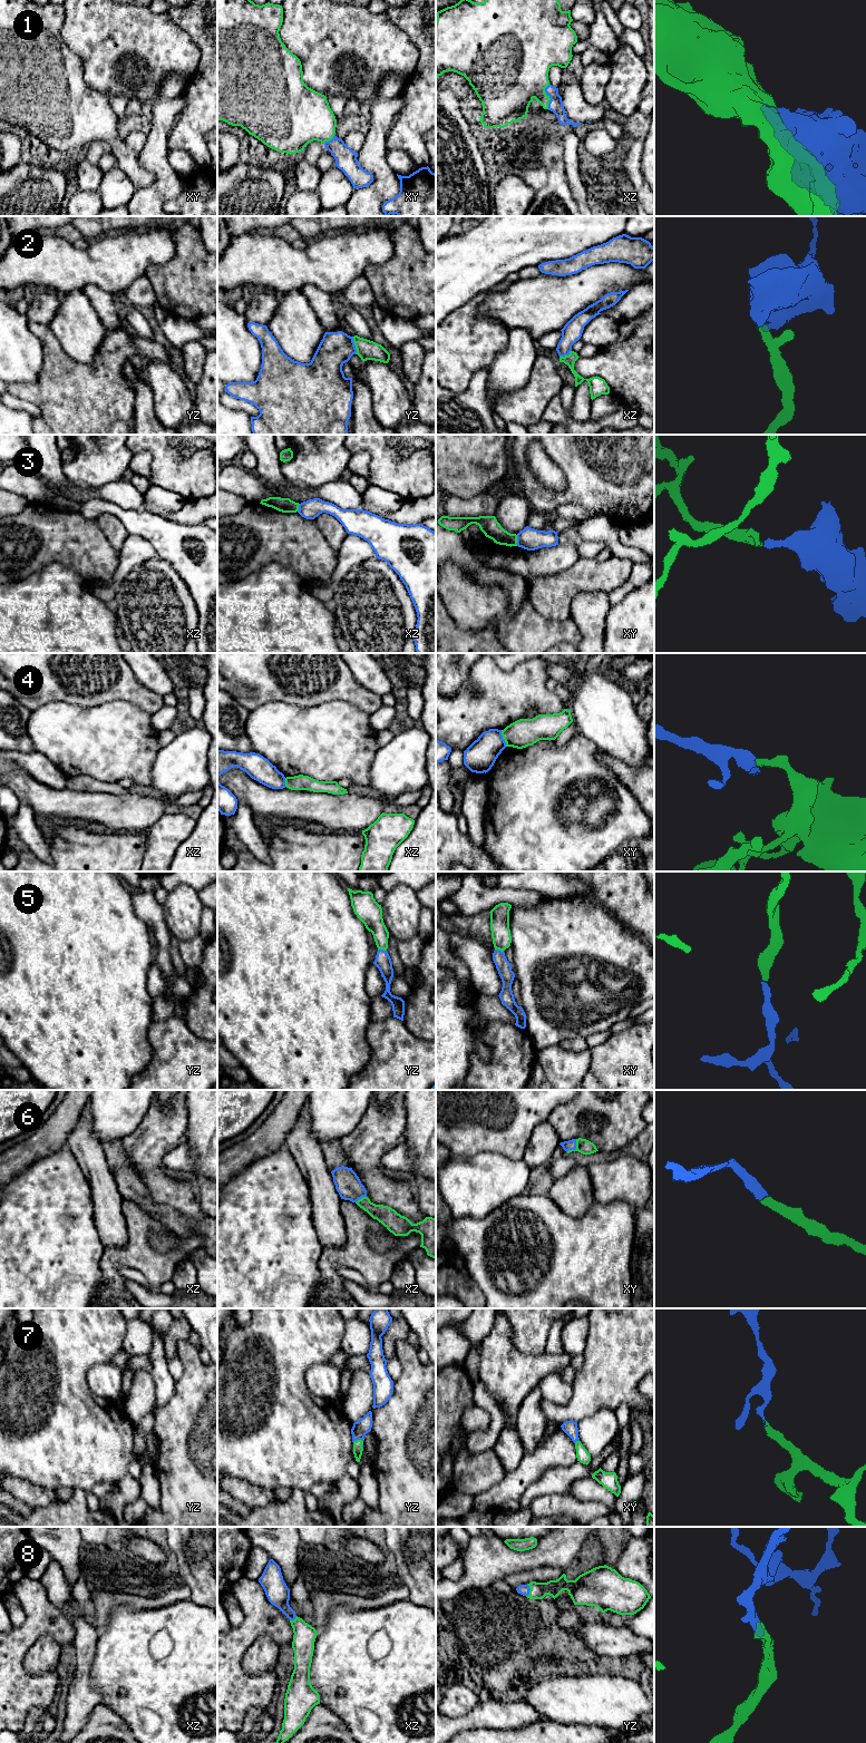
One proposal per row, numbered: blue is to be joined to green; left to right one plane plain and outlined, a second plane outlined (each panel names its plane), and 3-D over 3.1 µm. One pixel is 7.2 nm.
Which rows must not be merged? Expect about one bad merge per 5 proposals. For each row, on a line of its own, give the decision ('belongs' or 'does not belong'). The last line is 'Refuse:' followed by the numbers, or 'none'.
1: belongs
2: belongs
3: does not belong
4: does not belong
5: belongs
6: belongs
7: belongs
8: belongs
Refuse: 3, 4

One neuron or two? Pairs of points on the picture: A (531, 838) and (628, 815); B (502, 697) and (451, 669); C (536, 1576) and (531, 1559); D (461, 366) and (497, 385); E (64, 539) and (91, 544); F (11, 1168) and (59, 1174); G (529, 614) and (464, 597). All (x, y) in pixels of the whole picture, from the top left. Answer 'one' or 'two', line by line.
A: one
B: two
C: two
D: two
E: one
F: two
G: one

